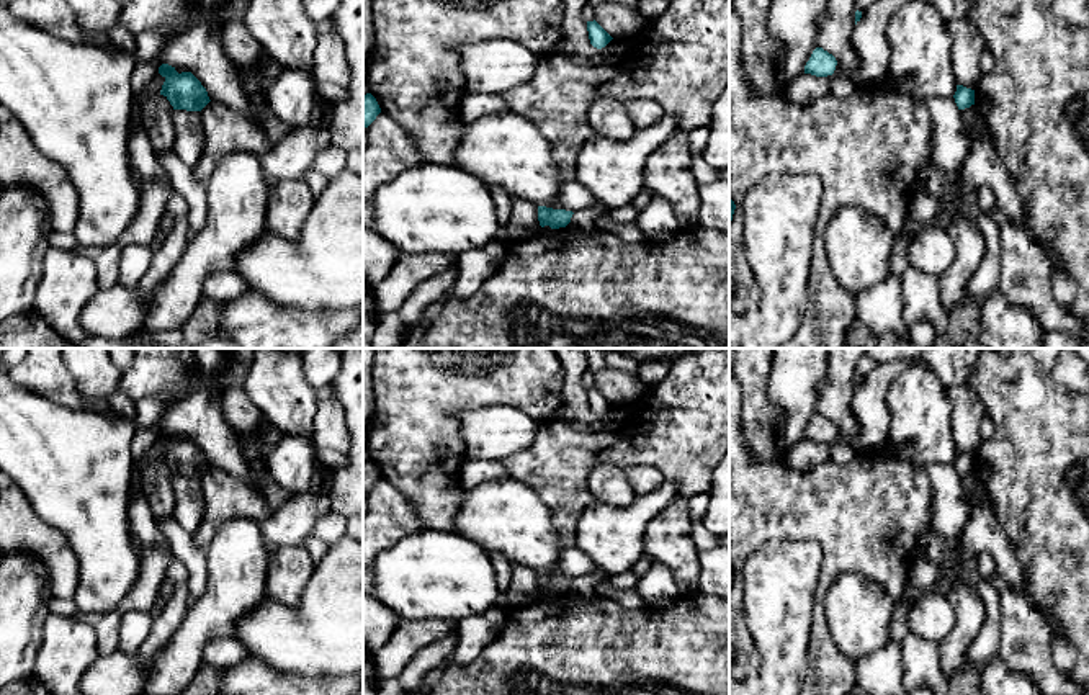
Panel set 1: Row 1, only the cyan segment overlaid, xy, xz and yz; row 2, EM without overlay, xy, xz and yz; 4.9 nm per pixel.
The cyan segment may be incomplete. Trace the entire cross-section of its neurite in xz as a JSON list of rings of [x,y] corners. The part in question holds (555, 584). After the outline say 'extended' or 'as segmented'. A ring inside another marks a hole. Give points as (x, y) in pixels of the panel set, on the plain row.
[[[538,572],[538,587],[540,592],[549,592],[551,595],[566,594],[571,589],[572,577],[553,576],[546,572]]] | as segmented

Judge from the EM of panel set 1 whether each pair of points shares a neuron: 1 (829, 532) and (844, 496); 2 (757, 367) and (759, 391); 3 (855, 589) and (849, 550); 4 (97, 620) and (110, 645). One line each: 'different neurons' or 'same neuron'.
1: same neuron
2: same neuron
3: different neurons
4: same neuron

